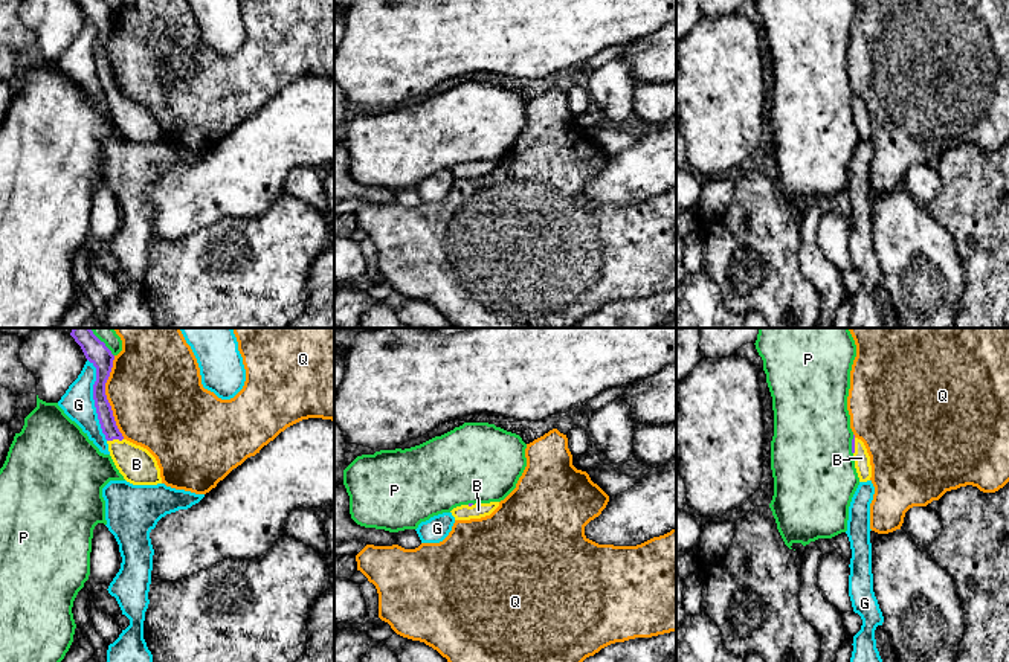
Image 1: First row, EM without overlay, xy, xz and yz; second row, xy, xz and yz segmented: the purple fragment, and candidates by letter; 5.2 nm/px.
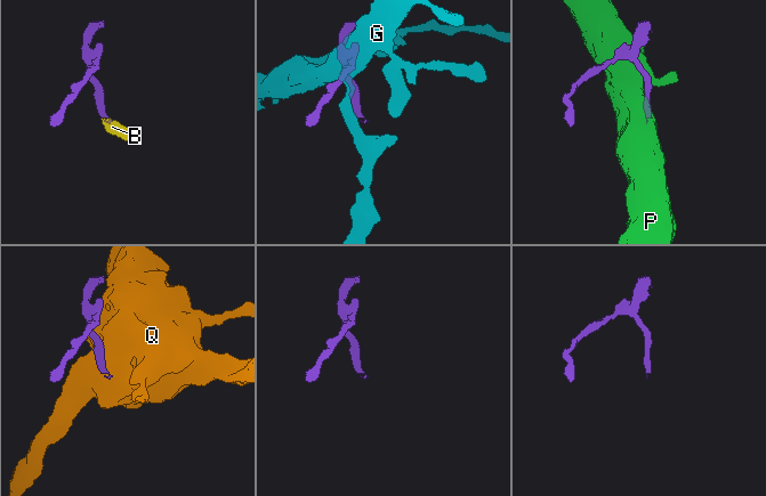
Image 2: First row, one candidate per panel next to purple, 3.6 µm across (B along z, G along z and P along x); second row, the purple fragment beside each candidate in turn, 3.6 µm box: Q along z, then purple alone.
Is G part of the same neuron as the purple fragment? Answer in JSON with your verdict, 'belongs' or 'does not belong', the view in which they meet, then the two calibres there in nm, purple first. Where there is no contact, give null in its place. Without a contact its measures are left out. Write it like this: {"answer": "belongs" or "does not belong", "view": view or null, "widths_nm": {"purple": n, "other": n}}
{"answer": "does not belong", "view": "xy", "widths_nm": {"purple": 120, "other": 170}}

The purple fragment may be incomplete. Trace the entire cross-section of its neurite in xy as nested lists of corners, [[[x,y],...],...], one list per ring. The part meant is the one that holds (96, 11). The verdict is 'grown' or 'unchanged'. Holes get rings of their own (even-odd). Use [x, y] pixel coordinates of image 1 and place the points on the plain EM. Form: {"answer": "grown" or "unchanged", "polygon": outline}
{"answer": "grown", "polygon": [[[104,0],[76,2],[81,5],[85,17],[96,26],[93,58],[116,127],[124,137],[133,143],[162,142],[156,116],[147,107],[127,99],[116,84],[111,64],[105,53],[105,41],[110,35],[114,14]]]}

